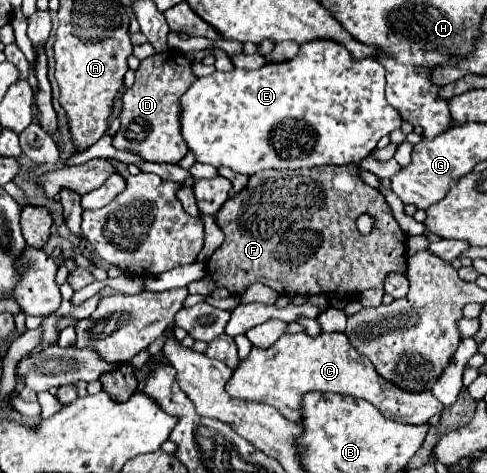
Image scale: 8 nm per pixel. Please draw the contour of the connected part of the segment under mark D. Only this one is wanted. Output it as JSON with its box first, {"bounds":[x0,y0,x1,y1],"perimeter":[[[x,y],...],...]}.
{"bounds":[113,50,197,164],"perimeter":[[[167,50],[141,60],[135,72],[135,84],[123,94],[121,128],[113,136],[113,146],[123,152],[133,152],[147,162],[177,164],[185,154],[181,130],[177,130],[179,98],[197,80],[191,72],[191,60],[179,52]]]}

